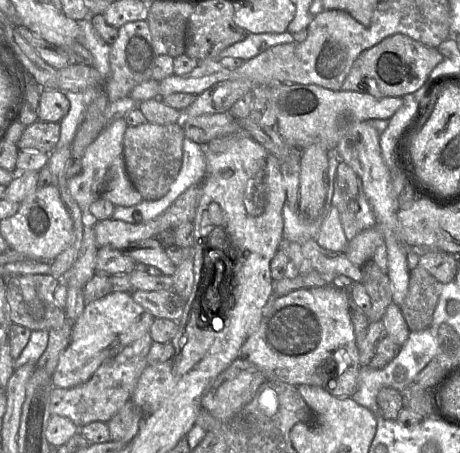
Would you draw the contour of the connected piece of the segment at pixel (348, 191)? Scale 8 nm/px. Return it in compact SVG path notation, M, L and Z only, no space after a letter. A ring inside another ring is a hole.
M340 160L337 167L332 206L340 212L341 223L349 242L363 230L377 225L360 176L343 160Z

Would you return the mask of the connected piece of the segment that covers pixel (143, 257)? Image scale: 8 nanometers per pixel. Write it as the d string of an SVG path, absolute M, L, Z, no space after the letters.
M153 238L143 240L122 252L132 258L137 264L159 269L164 276L172 277L176 271L176 266Z

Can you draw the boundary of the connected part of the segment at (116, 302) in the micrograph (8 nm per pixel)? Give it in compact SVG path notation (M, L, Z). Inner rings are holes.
M112 292L101 299L86 304L84 312L74 323L71 341L61 353L52 375L54 387L67 389L87 382L105 360L115 358L125 347L150 332L154 319L152 314L134 301L129 292Z

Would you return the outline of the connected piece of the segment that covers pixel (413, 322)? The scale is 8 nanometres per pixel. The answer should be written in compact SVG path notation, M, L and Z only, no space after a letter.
M419 265L410 271L408 292L400 306L410 331L422 331L431 325L442 286Z

